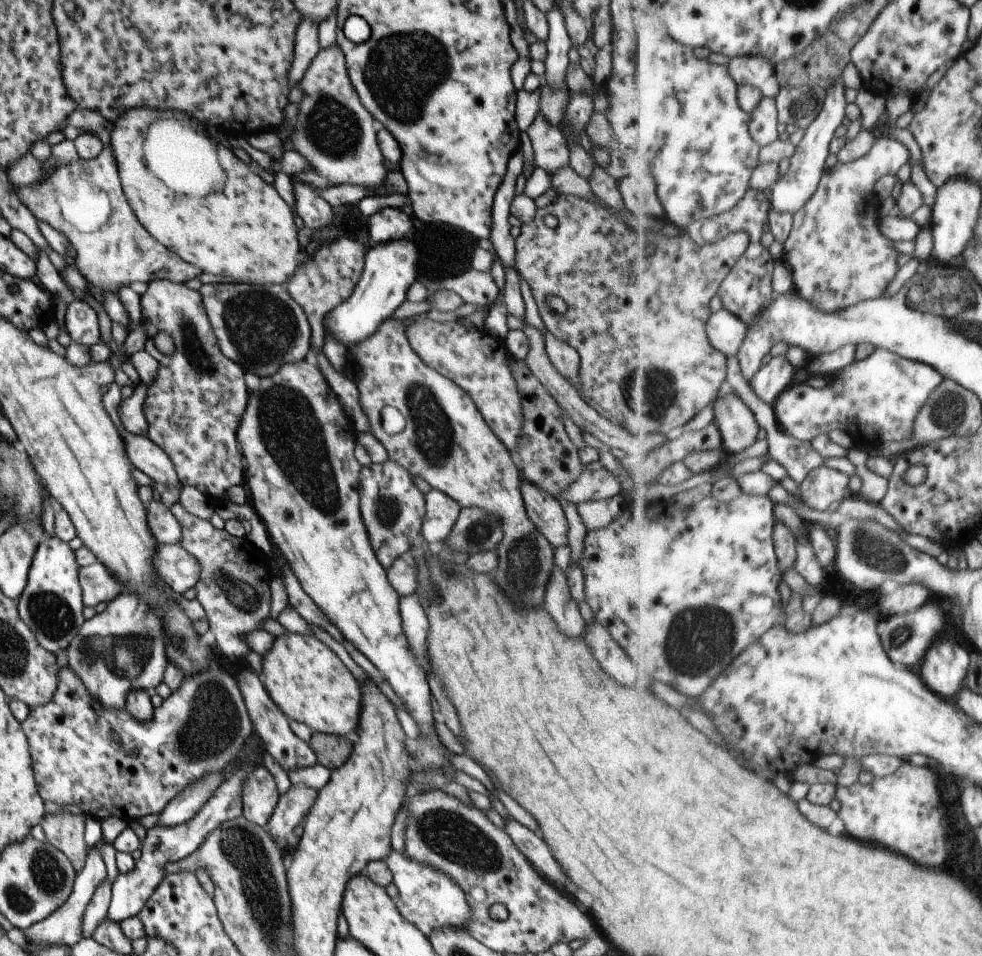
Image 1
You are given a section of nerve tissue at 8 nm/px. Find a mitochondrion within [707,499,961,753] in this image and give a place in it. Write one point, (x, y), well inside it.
(867, 547)

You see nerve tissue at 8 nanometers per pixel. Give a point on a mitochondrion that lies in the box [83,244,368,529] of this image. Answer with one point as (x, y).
(286, 425)

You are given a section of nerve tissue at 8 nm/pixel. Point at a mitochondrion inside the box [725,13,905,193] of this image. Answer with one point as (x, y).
(804, 102)

